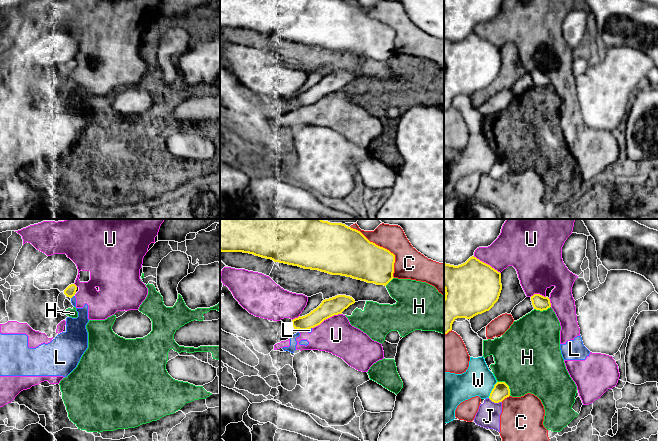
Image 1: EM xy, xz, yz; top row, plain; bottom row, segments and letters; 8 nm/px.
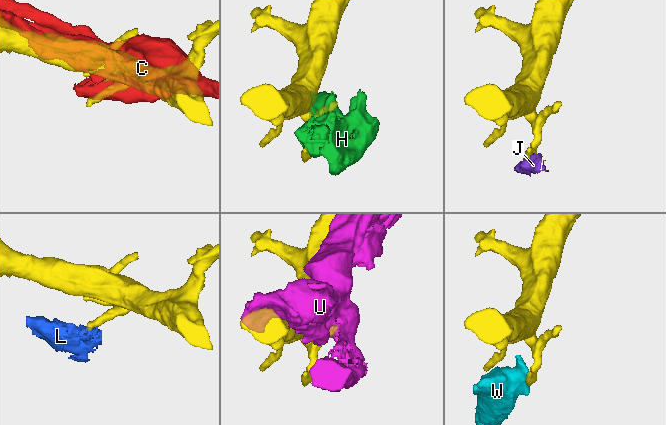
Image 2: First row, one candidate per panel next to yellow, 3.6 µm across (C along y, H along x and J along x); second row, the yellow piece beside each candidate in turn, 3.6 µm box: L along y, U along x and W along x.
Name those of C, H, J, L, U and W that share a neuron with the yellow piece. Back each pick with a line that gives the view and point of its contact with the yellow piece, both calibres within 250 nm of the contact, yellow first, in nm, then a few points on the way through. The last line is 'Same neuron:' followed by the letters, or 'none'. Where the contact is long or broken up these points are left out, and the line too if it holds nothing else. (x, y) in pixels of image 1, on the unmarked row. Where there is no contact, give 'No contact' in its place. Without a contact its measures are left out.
Same neuron: none

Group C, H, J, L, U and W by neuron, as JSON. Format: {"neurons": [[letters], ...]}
{"neurons": [["C", "J", "L", "U"], ["H"], ["W"]]}

